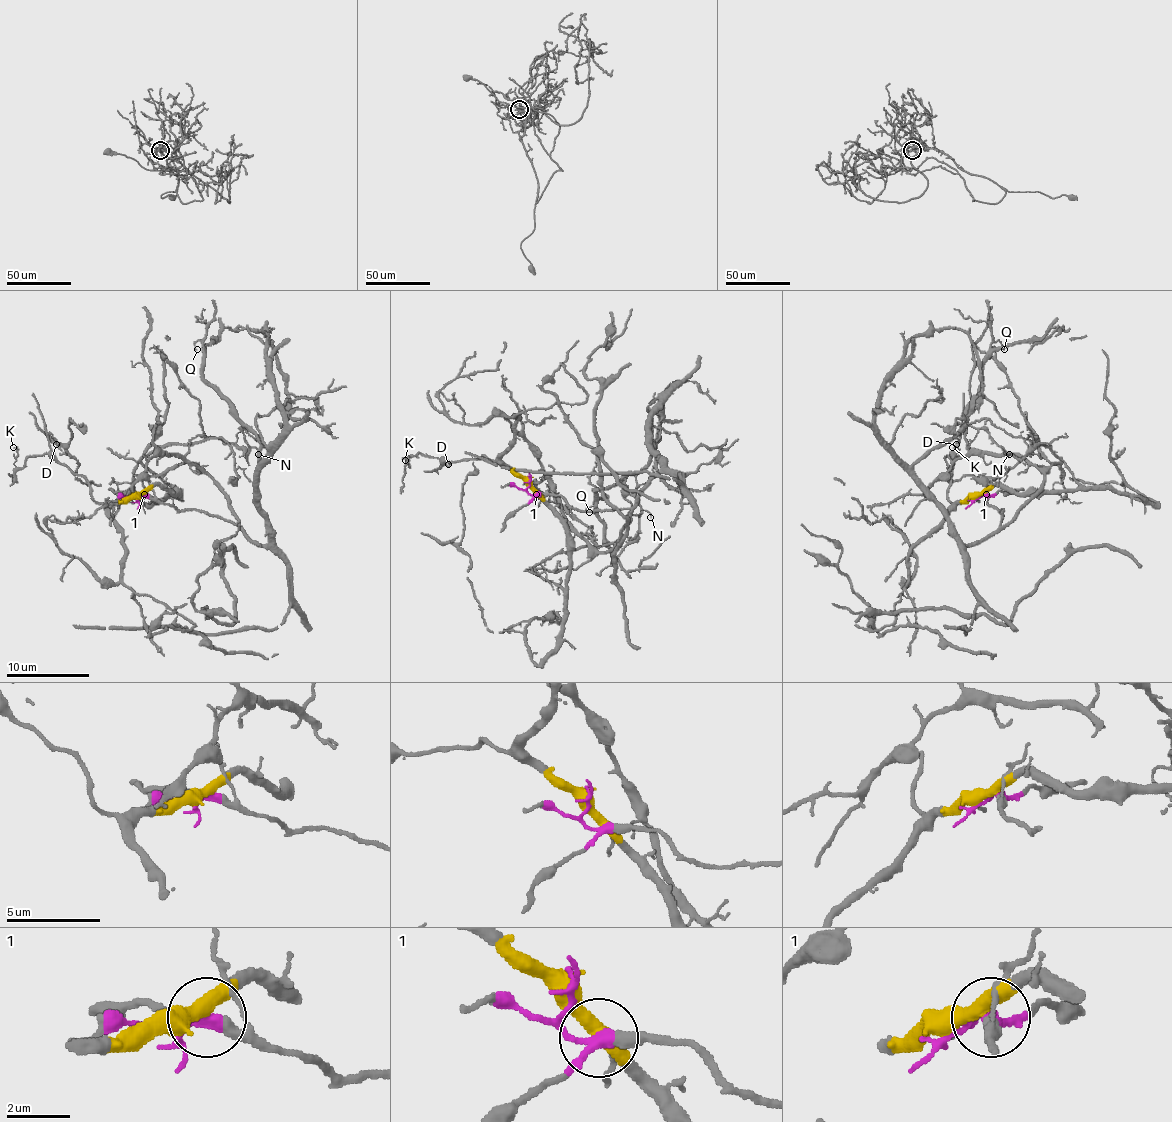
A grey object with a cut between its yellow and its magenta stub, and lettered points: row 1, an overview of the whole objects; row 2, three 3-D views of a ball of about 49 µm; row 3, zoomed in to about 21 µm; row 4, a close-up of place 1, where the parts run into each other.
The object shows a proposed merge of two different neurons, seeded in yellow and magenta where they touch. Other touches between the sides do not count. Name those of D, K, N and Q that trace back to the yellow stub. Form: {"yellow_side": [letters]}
{"yellow_side": ["D", "K"]}

